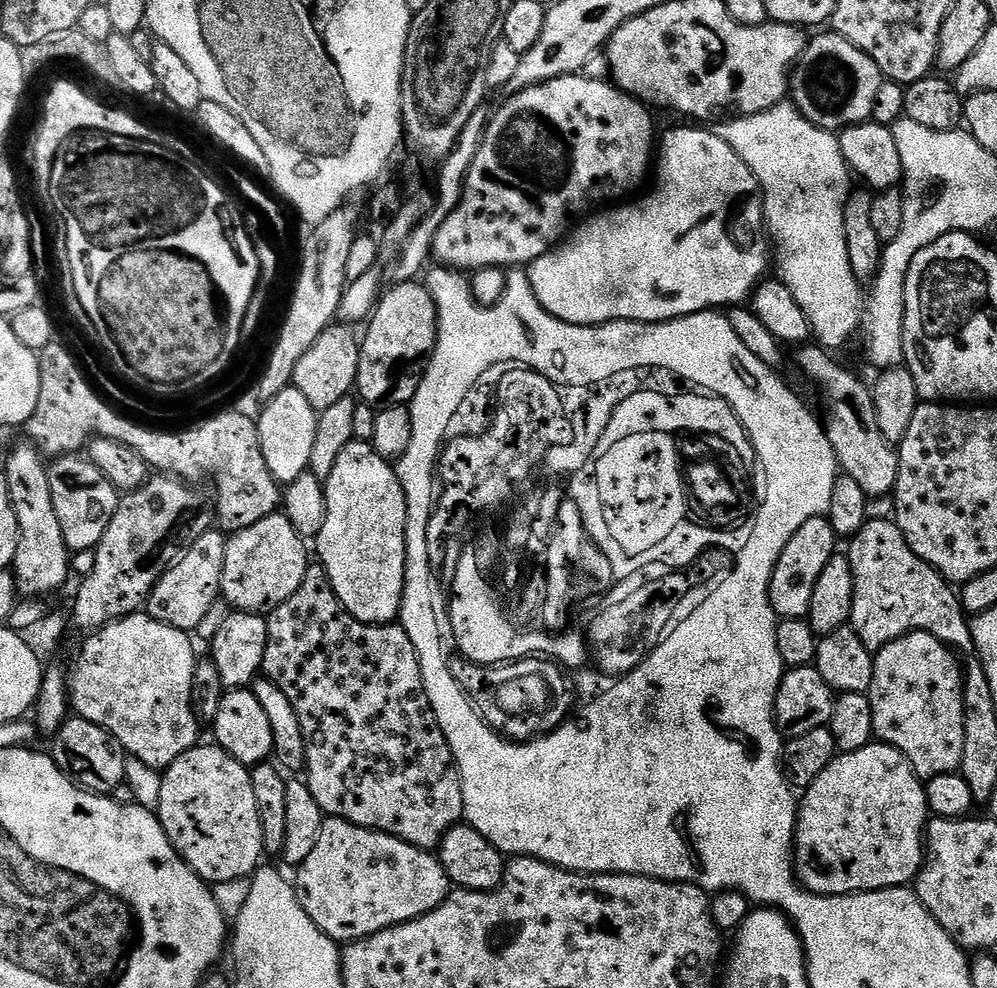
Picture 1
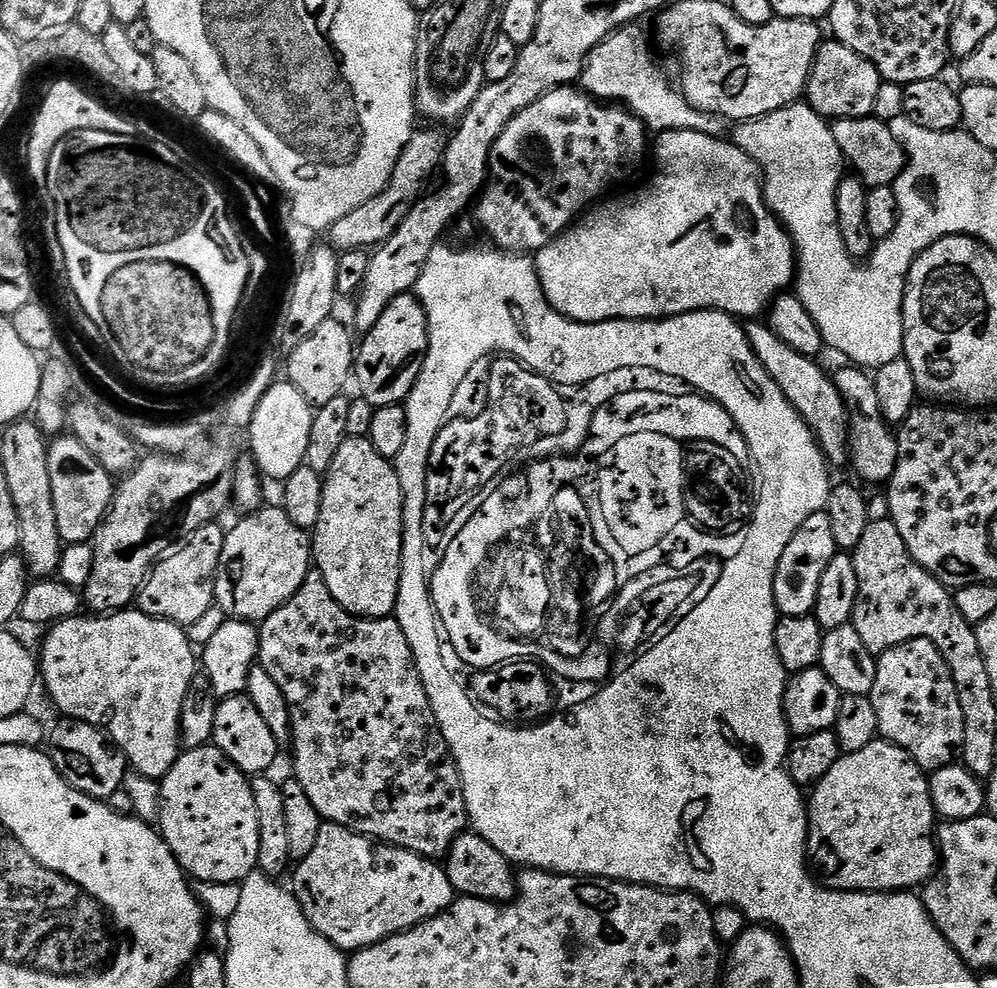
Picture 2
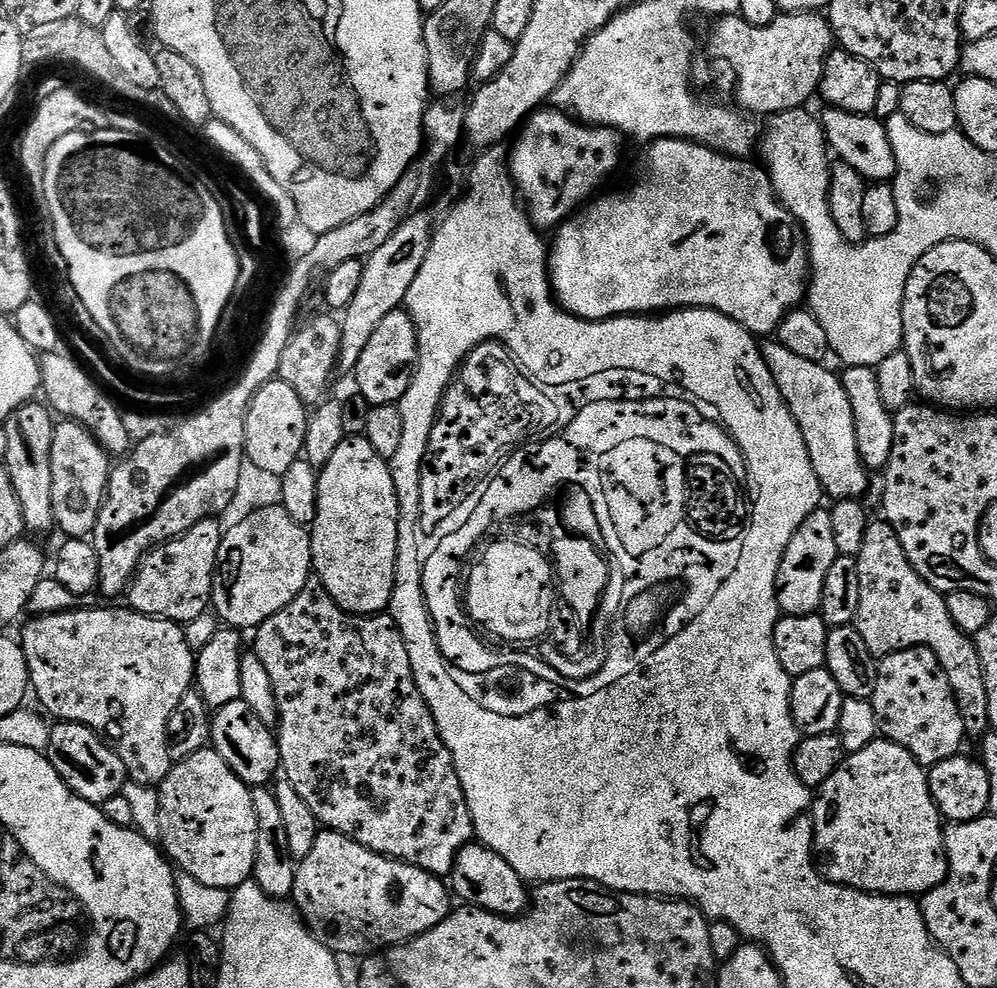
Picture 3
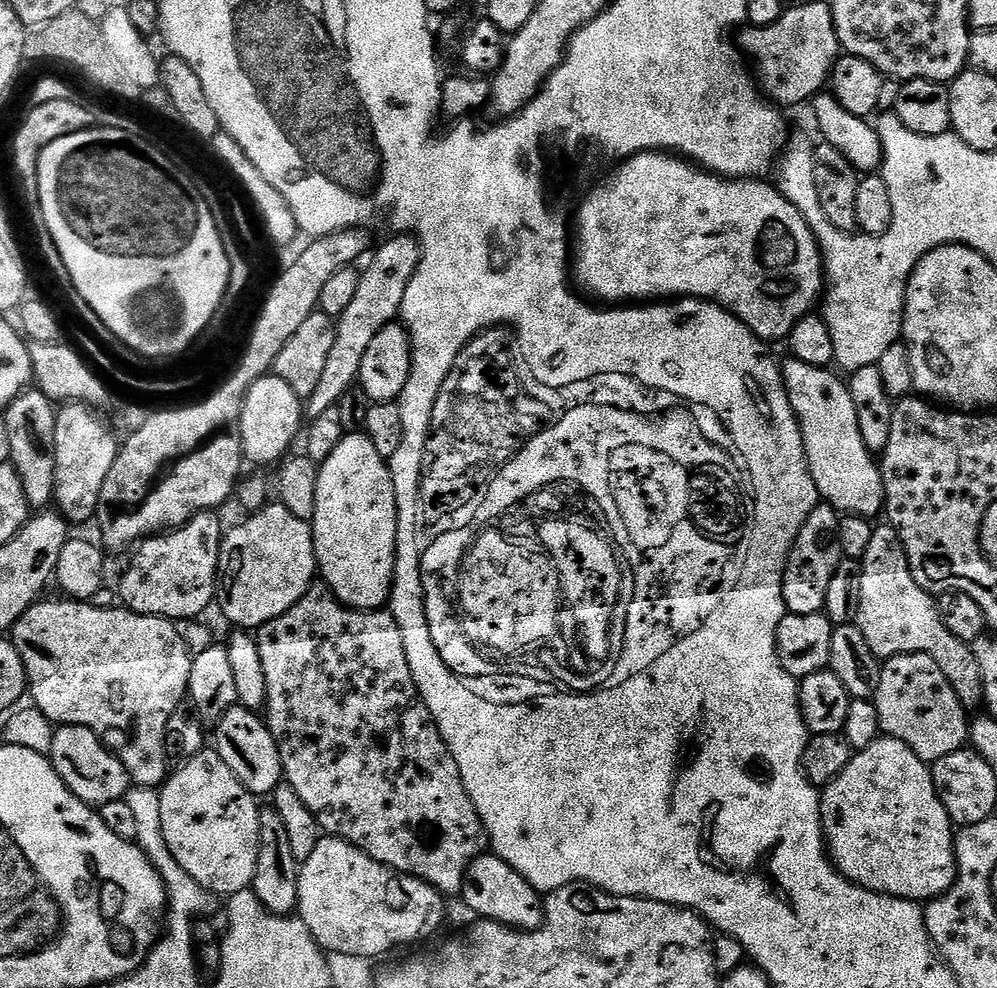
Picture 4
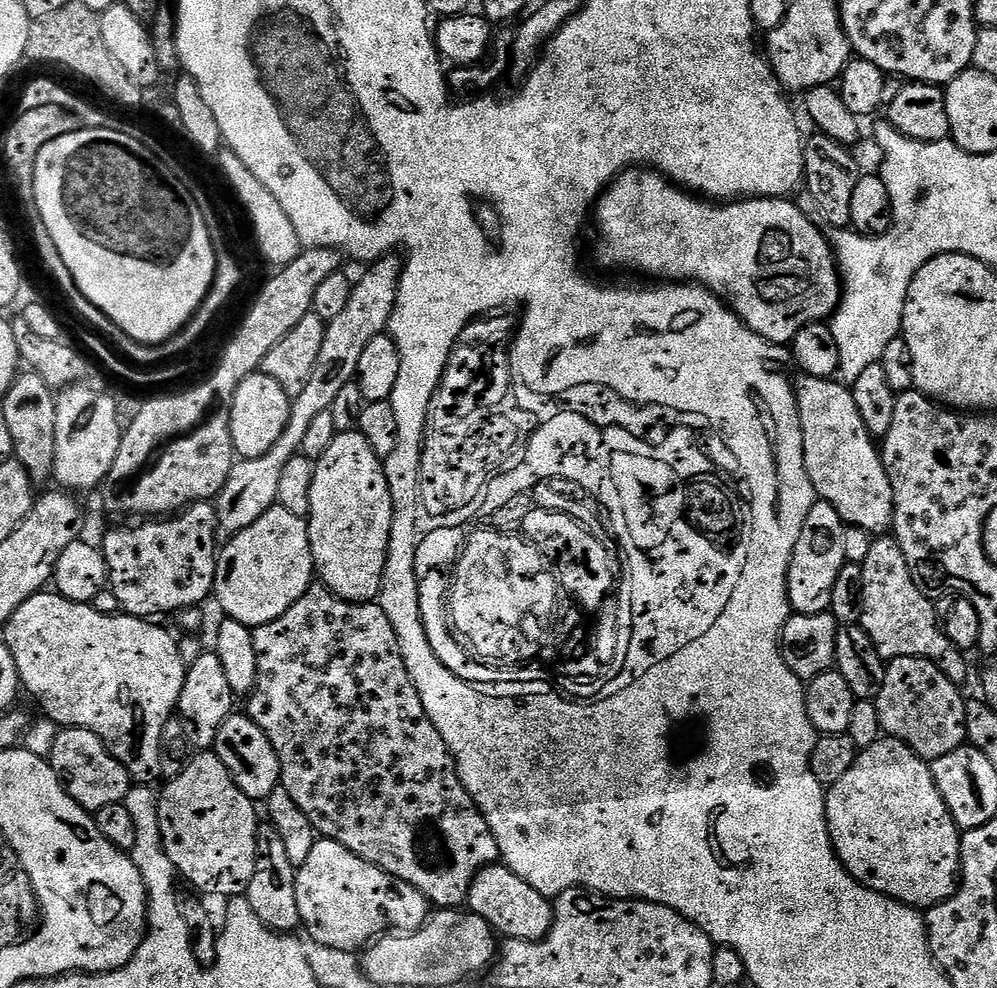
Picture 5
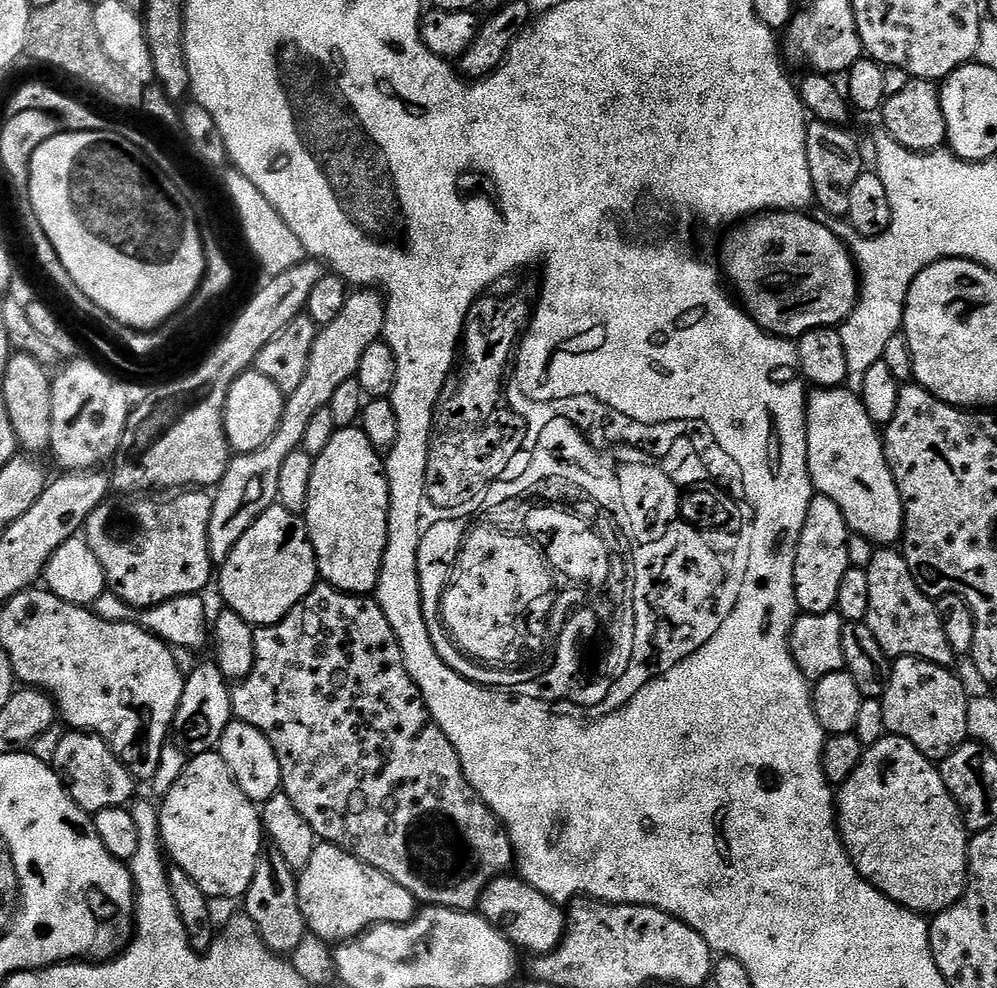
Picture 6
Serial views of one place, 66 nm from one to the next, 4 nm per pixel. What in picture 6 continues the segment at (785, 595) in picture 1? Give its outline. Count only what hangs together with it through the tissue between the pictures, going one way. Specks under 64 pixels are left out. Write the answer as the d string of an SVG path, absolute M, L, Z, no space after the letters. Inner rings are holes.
M819 494L813 495L806 522L802 526L800 541L796 547L794 586L796 607L801 613L813 616L833 611L838 602L838 588L849 570L848 538L850 529L838 502Z

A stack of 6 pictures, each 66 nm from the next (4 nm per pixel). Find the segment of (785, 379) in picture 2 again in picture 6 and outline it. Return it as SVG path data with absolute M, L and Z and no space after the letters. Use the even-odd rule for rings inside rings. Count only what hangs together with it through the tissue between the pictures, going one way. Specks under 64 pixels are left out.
M816 388L808 398L808 465L813 489L838 502L838 510L842 510L855 535L866 537L873 546L899 545L904 534L904 507L884 453L881 429L870 418L859 395L855 391L844 391Z

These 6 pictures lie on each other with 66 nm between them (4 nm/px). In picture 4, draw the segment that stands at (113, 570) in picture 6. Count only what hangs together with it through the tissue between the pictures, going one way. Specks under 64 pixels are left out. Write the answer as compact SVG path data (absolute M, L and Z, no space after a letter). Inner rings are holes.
M215 511L199 512L190 522L163 534L149 536L135 545L131 553L132 565L124 572L118 588L118 600L129 612L143 616L157 616L163 620L183 622L203 617L208 607L216 600L216 575L220 561L220 543L226 535L226 524L219 520Z

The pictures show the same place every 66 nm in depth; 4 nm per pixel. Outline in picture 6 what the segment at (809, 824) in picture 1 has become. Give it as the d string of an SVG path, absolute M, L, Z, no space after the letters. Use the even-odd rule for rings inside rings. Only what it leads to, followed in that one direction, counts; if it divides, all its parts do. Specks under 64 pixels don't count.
M885 734L873 748L865 748L862 762L858 762L858 770L854 770L854 774L850 774L850 778L839 785L835 806L838 813L840 838L844 842L844 848L848 851L852 865L860 871L860 876L864 880L870 881L878 891L889 896L895 904L909 908L912 912L935 914L945 912L964 897L964 891L968 888L968 841L970 839L968 827L964 825L964 815L960 813L960 808L954 802L950 790L946 790L946 782L942 782L939 767L924 757L909 740L901 736Z

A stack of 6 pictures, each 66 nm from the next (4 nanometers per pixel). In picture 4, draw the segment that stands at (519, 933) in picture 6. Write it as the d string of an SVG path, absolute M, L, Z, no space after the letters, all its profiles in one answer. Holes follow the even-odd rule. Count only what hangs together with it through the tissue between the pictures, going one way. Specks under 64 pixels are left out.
M494 854L482 855L468 867L468 873L464 876L463 900L470 911L477 912L475 915L479 919L493 920L508 928L519 928L522 932L533 932L544 922L541 893L530 886L518 870Z

